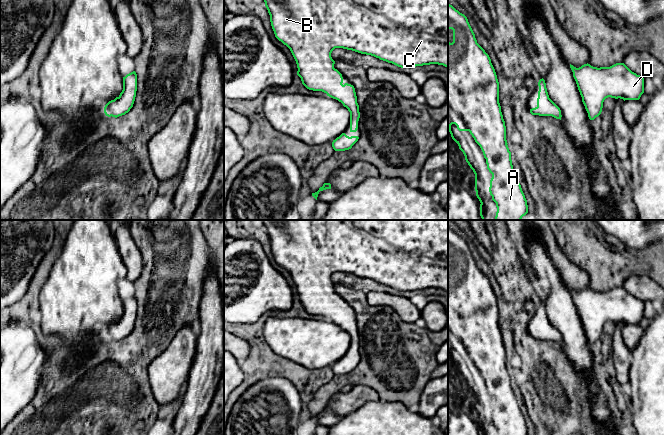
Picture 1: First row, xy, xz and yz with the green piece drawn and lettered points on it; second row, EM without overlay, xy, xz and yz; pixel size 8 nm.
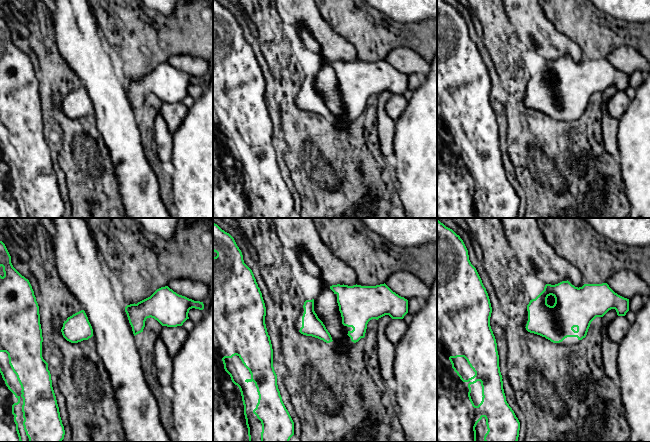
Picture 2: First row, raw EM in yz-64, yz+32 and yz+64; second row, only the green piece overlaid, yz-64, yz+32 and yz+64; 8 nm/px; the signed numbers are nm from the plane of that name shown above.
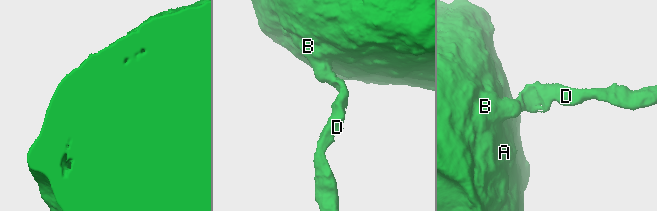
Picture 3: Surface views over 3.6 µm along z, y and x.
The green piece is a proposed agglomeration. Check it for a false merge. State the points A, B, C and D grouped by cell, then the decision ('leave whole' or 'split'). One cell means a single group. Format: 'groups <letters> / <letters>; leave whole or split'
groups A B C D; leave whole

